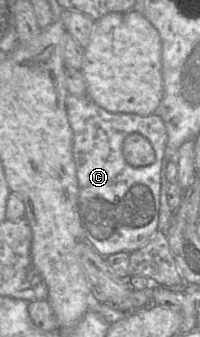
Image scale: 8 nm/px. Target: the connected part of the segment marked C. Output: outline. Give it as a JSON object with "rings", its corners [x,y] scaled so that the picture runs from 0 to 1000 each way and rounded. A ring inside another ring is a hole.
{"rings":[[[340,279],[330,329],[365,392],[365,469],[390,534],[390,635],[435,712],[515,763],[590,748],[665,748],[725,730],[790,682],[800,620],[805,501],[835,427],[835,386],[780,338],[705,344],[655,335],[565,335],[470,306],[440,285]],[[690,395],[725,407],[775,451],[775,481],[715,496],[645,490],[615,463],[635,404]]]}

